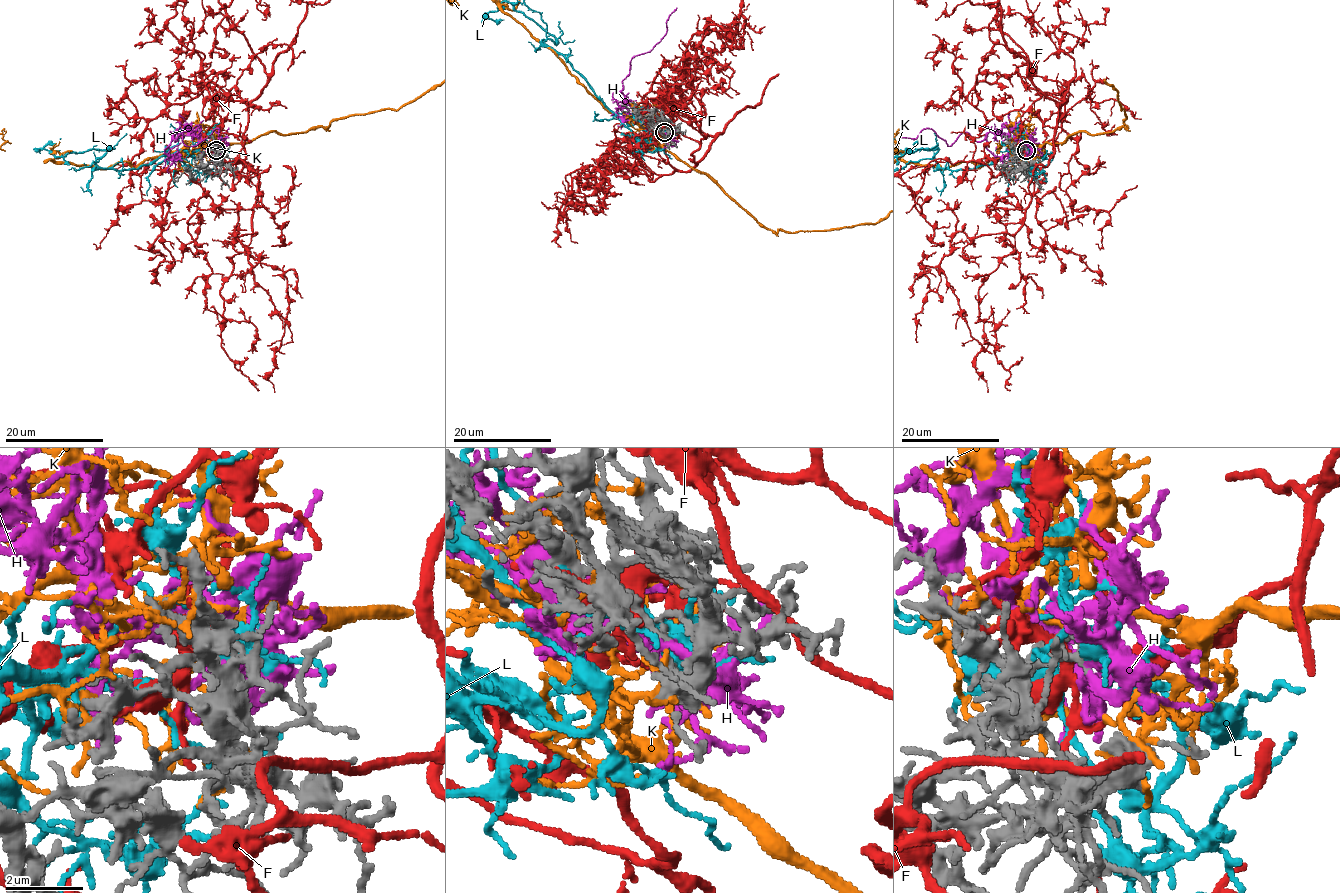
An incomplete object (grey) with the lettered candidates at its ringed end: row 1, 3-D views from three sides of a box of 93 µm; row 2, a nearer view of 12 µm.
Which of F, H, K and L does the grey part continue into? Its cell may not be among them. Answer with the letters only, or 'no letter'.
H

